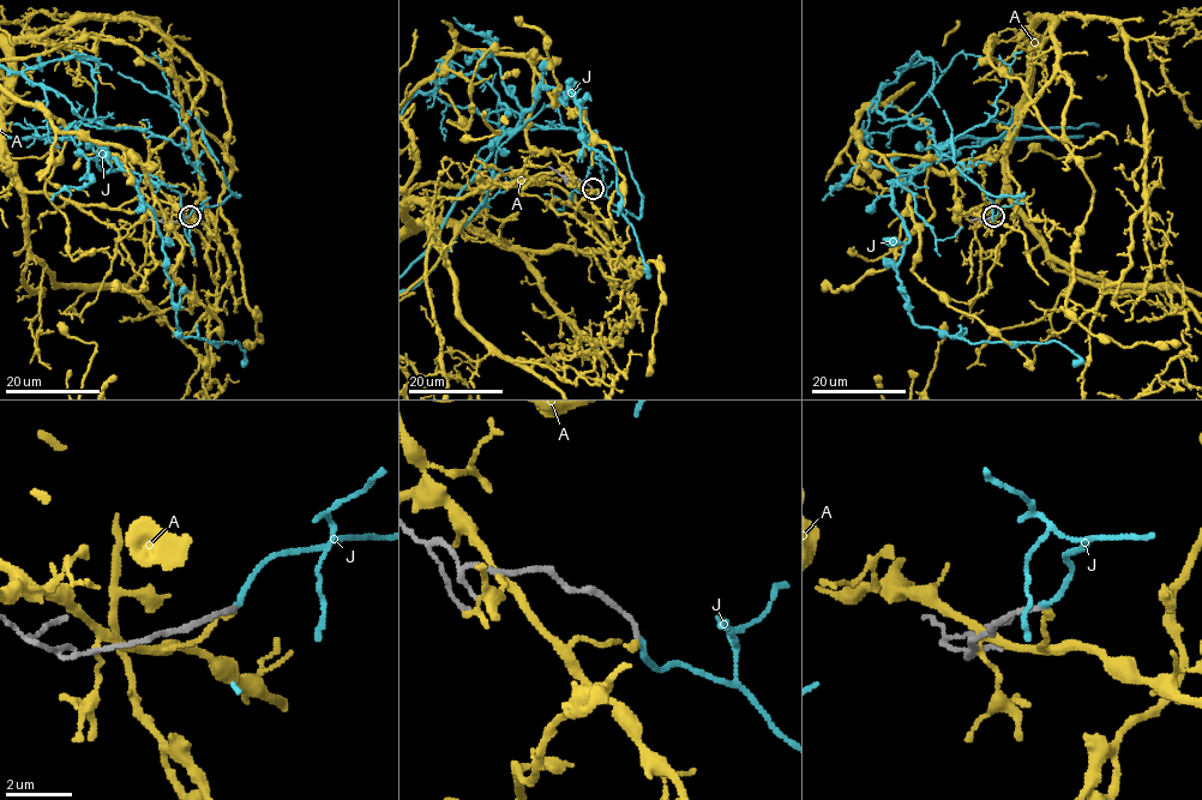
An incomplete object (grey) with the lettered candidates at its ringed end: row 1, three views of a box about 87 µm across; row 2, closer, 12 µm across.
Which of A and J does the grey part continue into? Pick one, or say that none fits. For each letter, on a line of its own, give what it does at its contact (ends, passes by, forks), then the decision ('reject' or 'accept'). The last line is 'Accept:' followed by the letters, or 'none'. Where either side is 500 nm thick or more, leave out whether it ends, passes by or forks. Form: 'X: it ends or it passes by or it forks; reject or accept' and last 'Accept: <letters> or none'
A: it ends; reject
J: it ends; accept
Accept: J

